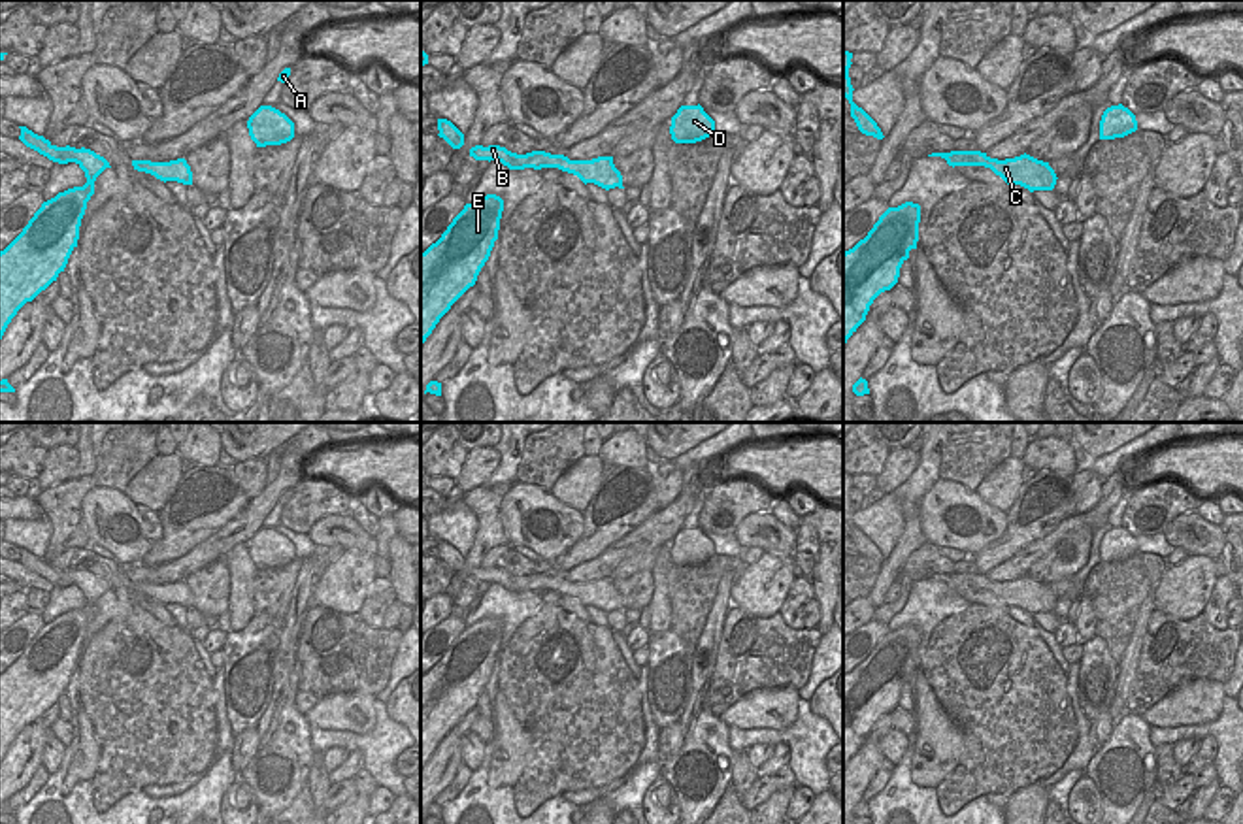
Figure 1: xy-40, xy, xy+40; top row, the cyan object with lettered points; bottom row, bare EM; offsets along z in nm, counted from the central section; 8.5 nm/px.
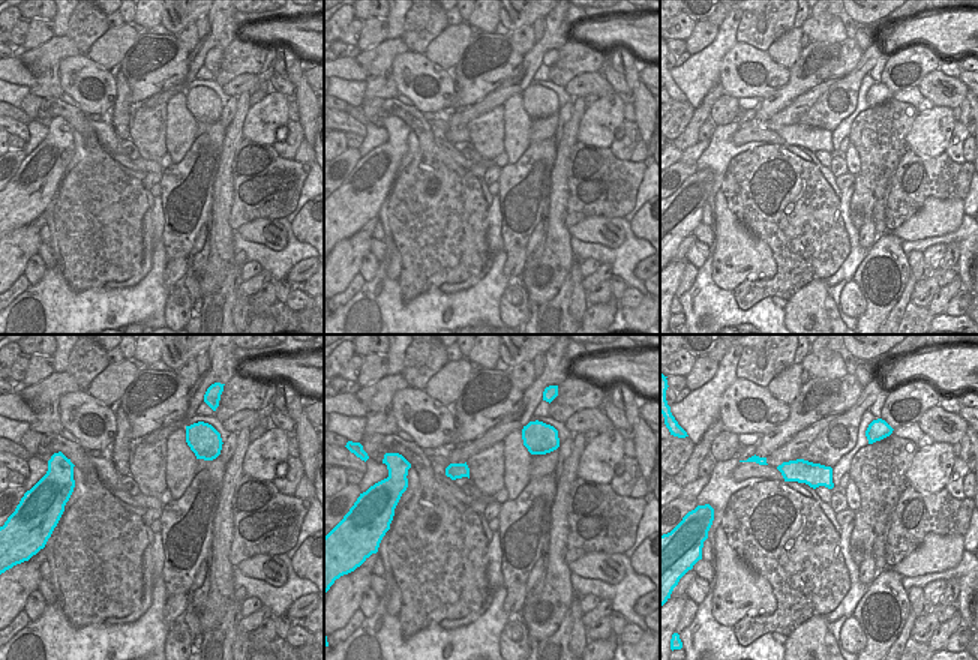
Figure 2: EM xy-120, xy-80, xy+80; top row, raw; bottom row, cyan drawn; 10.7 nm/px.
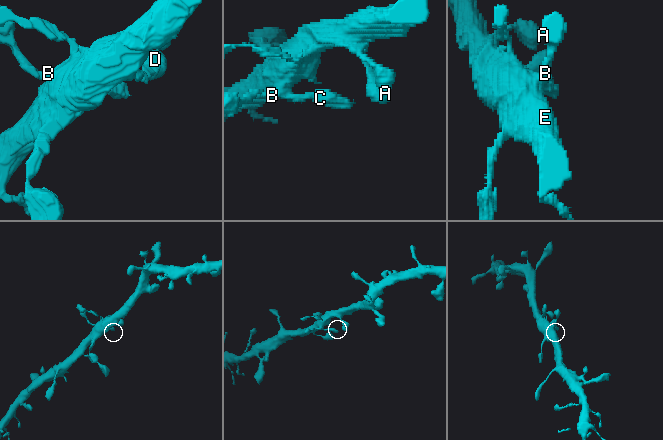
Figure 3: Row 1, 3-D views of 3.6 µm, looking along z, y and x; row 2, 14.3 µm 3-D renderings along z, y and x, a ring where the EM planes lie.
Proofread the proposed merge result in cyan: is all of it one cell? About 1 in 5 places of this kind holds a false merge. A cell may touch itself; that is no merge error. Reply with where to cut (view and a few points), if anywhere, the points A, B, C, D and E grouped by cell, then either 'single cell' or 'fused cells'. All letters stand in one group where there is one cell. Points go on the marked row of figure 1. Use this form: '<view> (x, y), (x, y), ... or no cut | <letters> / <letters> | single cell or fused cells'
no cut | A B C D E | single cell

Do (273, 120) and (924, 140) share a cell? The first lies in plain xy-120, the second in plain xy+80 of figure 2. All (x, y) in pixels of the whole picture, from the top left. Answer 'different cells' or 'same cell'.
same cell

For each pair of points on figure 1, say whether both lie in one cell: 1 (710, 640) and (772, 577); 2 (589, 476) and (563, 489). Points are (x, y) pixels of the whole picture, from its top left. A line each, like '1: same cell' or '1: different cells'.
1: different cells
2: same cell

